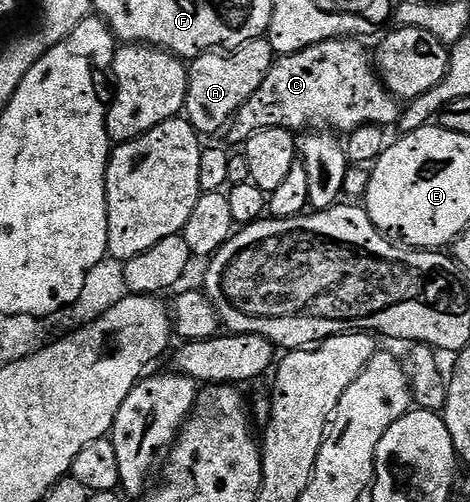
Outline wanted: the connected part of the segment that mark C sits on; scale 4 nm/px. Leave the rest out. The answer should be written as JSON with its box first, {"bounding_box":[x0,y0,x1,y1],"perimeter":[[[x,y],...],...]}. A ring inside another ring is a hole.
{"bounding_box":[227,36,402,144],"perimeter":[[[353,36],[329,38],[298,54],[278,57],[267,72],[263,84],[259,84],[255,96],[251,96],[251,100],[247,100],[247,104],[243,104],[243,108],[239,108],[239,112],[233,115],[233,120],[227,127],[230,140],[243,144],[263,128],[283,128],[294,132],[324,131],[328,128],[338,135],[348,136],[354,130],[364,130],[367,126],[389,128],[392,122],[394,125],[400,119],[402,107],[381,81],[374,55],[370,51],[368,54],[361,42],[364,41]]]}

